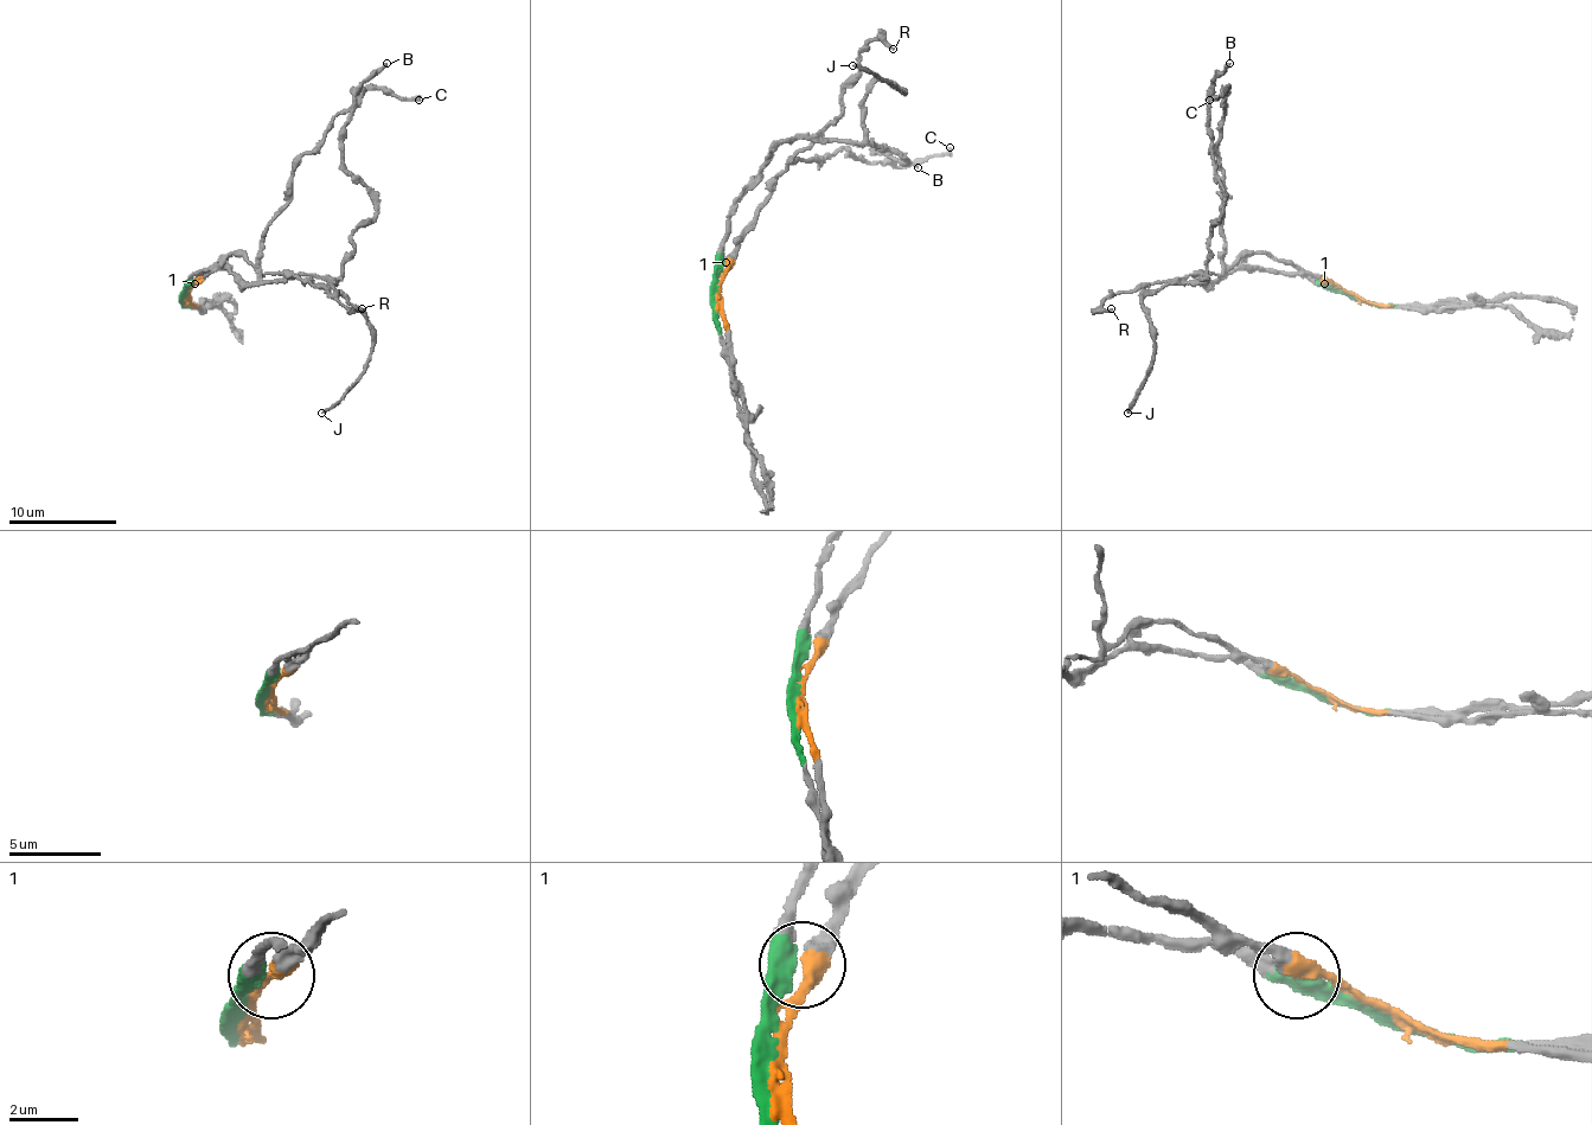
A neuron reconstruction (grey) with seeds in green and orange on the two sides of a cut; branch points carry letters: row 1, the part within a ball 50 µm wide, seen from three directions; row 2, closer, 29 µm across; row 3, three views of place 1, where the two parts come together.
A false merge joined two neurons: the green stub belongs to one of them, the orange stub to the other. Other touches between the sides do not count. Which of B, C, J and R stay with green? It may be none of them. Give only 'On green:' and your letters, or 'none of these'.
On green: B, J

